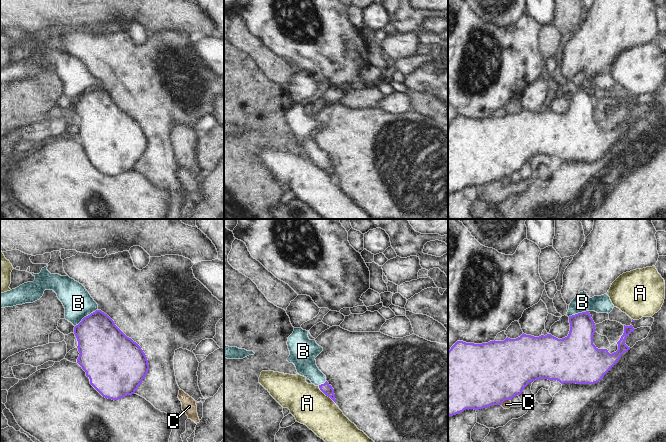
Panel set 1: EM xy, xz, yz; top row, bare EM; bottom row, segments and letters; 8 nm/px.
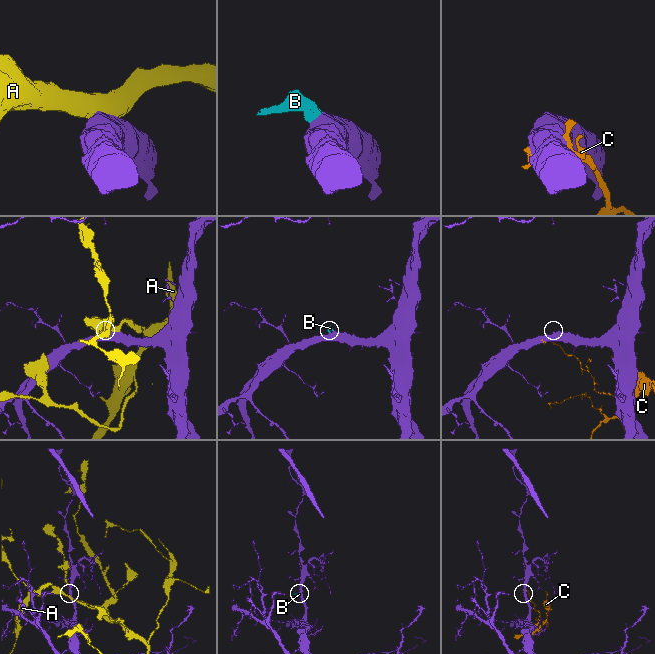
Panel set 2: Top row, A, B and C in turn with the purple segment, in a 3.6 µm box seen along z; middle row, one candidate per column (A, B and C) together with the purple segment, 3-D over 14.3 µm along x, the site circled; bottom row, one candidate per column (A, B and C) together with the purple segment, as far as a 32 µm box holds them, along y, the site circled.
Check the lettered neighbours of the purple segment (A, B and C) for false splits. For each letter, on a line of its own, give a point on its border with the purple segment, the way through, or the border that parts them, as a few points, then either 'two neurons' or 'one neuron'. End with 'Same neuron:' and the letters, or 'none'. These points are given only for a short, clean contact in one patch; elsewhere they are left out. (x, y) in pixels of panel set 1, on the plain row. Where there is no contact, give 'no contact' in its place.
A: xz (326, 171) | two neurons
B: xy (86, 92) | across xy (101, 119), (86, 92), (78, 79) | one neuron
C: yz (504, 176) | two neurons
Same neuron: B

